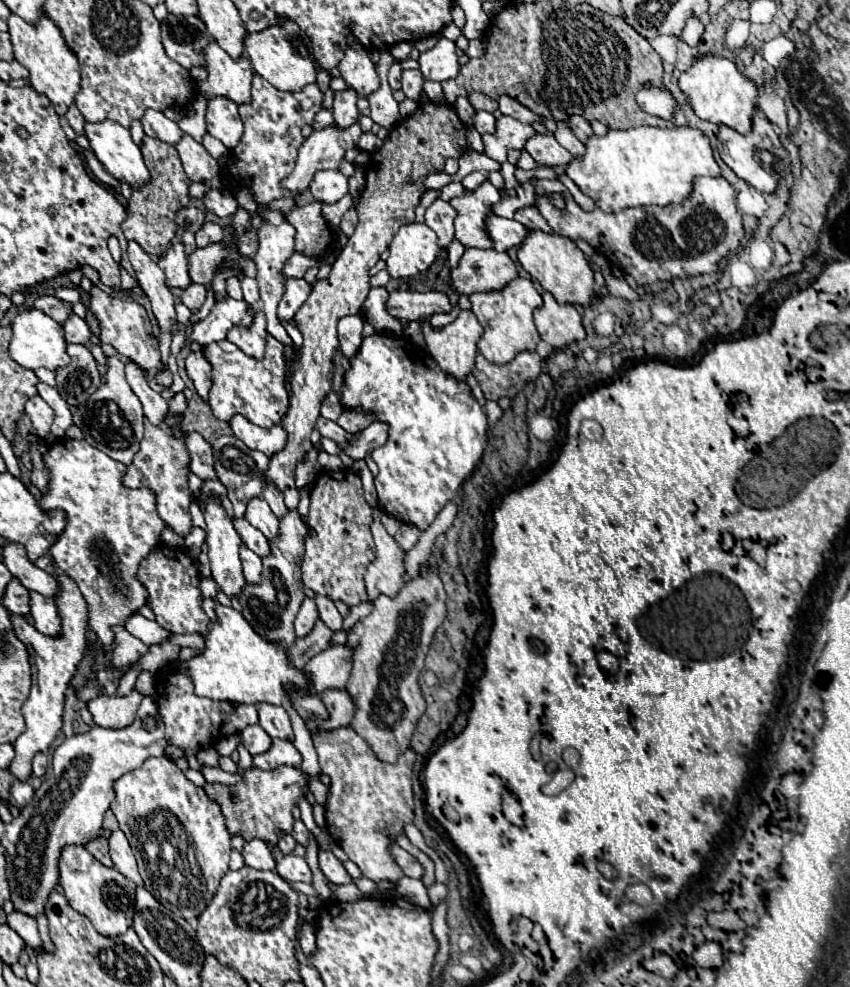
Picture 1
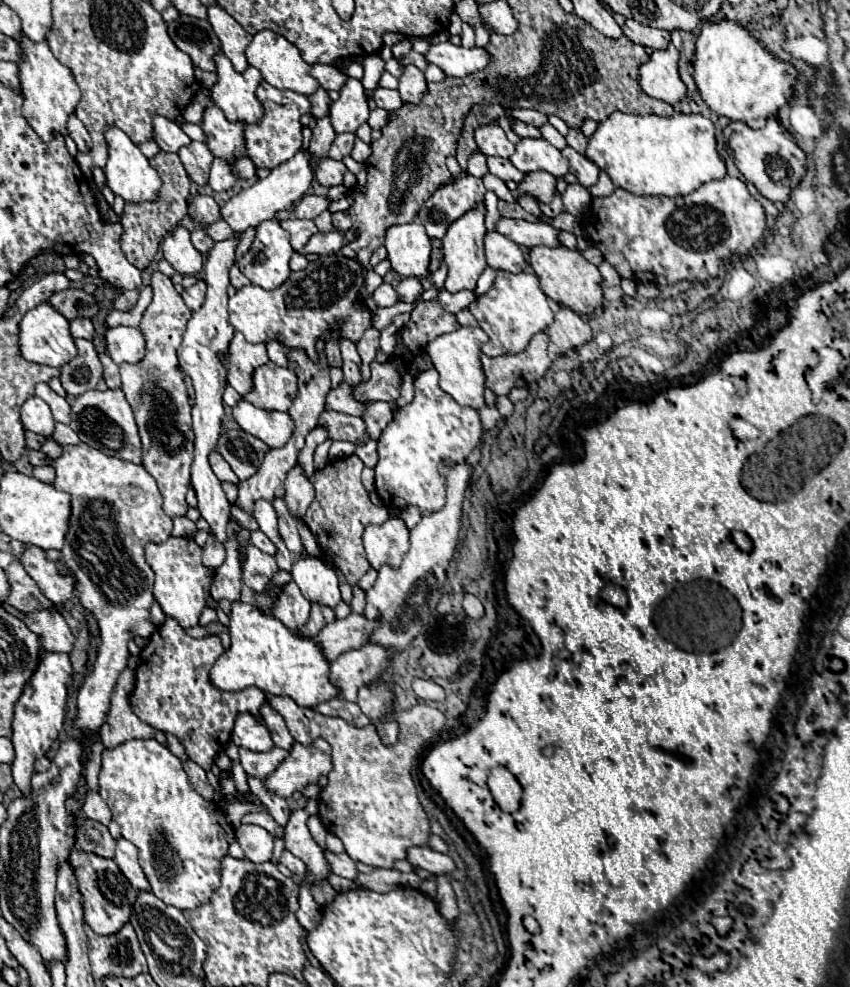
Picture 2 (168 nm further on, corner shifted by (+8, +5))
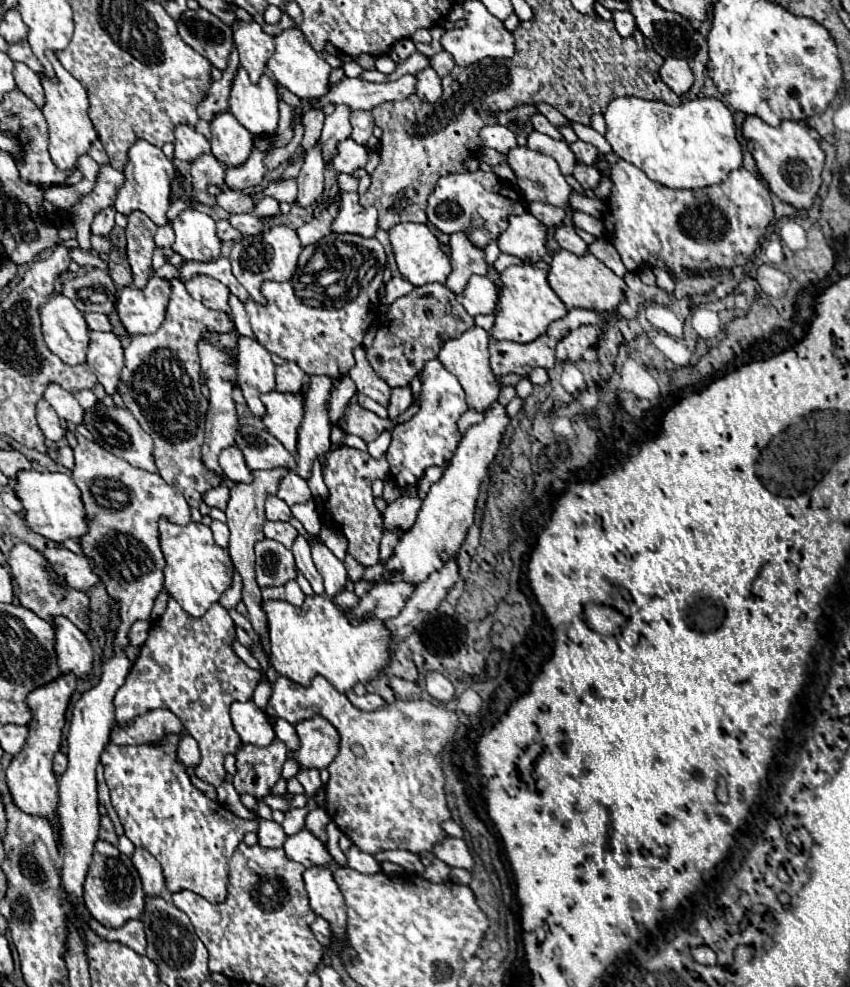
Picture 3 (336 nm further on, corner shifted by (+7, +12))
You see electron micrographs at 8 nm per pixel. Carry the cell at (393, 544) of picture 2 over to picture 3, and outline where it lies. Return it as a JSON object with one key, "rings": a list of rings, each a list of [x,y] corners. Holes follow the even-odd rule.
{"rings":[[[400,495],[396,501],[388,503],[386,511],[382,513],[384,531],[406,531],[416,523],[416,515],[420,511],[422,501],[418,497]]]}

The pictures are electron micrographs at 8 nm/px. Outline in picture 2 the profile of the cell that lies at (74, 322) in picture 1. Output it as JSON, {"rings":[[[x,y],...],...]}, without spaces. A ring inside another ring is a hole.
{"rings":[[[75,318],[75,320],[71,322],[71,334],[73,334],[73,338],[93,340],[93,336],[95,336],[93,322],[87,320],[87,318]]]}

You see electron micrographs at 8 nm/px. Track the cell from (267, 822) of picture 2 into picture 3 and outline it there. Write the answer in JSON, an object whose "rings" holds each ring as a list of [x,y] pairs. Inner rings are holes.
{"rings":[[[224,781],[220,787],[218,787],[218,801],[224,803],[234,815],[240,818],[252,820],[258,817],[254,812],[248,810],[240,803],[240,799],[238,799],[238,795],[236,795],[232,783]]]}

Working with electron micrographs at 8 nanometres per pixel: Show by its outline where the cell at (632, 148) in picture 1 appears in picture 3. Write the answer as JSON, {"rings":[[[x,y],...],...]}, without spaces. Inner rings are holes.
{"rings":[[[618,97],[604,111],[604,119],[604,137],[612,145],[612,153],[670,189],[708,187],[724,181],[730,171],[742,167],[732,113],[718,99],[704,97],[670,107],[660,101]]]}

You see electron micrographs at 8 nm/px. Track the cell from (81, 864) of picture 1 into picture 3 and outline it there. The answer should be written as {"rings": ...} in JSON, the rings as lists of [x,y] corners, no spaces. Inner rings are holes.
{"rings":[[[98,841],[94,855],[92,855],[92,863],[84,881],[84,901],[86,901],[86,909],[88,913],[104,927],[112,929],[112,927],[122,927],[128,919],[138,919],[142,915],[144,909],[144,891],[142,891],[142,883],[140,877],[128,857],[128,865],[126,865],[126,855],[120,853],[114,845],[106,843],[106,841]]]}

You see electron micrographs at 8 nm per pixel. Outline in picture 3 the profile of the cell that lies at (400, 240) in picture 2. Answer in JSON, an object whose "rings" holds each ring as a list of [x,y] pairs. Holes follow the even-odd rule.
{"rings":[[[398,223],[390,229],[390,243],[396,257],[396,265],[400,273],[414,285],[422,287],[426,283],[444,283],[452,271],[450,259],[442,253],[438,239],[432,235],[432,231],[424,223]]]}

